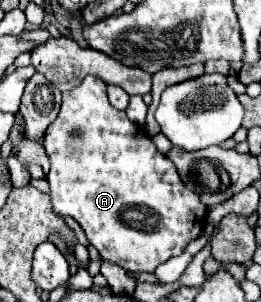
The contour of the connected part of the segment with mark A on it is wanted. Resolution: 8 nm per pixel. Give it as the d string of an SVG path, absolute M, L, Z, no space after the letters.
M86 76L80 86L76 86L74 90L68 90L68 92L62 94L62 108L60 108L60 112L58 112L58 118L48 126L48 130L46 130L46 134L44 134L44 148L46 148L48 160L50 160L50 172L48 172L46 180L48 180L48 184L50 184L50 198L52 198L52 210L54 210L54 214L74 218L74 220L82 226L82 230L84 230L86 238L90 240L90 244L100 252L102 260L108 260L108 262L112 262L112 264L118 264L118 266L122 266L122 268L128 270L128 272L152 272L158 264L166 262L166 260L172 258L172 256L182 254L182 250L188 246L188 242L192 242L194 238L198 238L198 236L202 234L208 212L204 210L204 206L202 206L202 202L200 202L200 198L198 198L198 194L196 194L196 192L190 192L190 190L182 184L182 180L180 180L180 176L178 176L178 172L176 172L176 166L174 166L166 156L162 156L162 154L156 150L156 146L154 146L154 142L150 140L150 136L148 136L144 130L140 130L140 126L134 124L134 122L126 116L126 112L116 110L116 108L108 102L106 84L104 84L100 78Z

